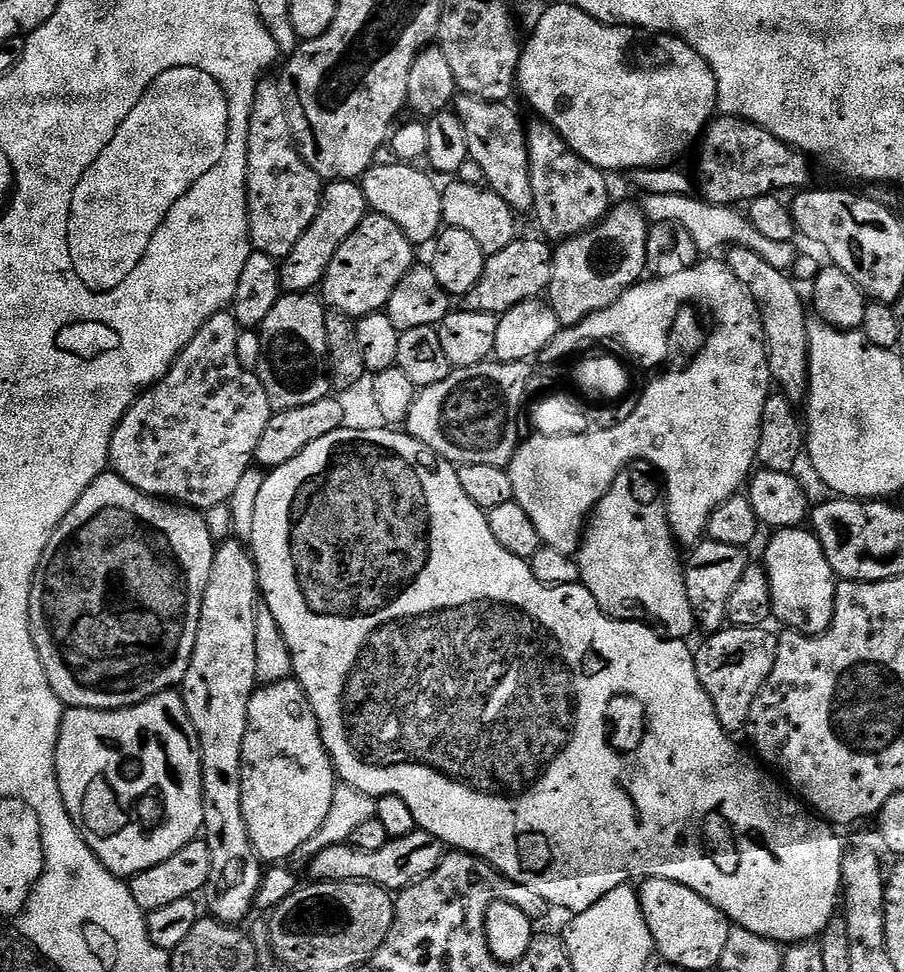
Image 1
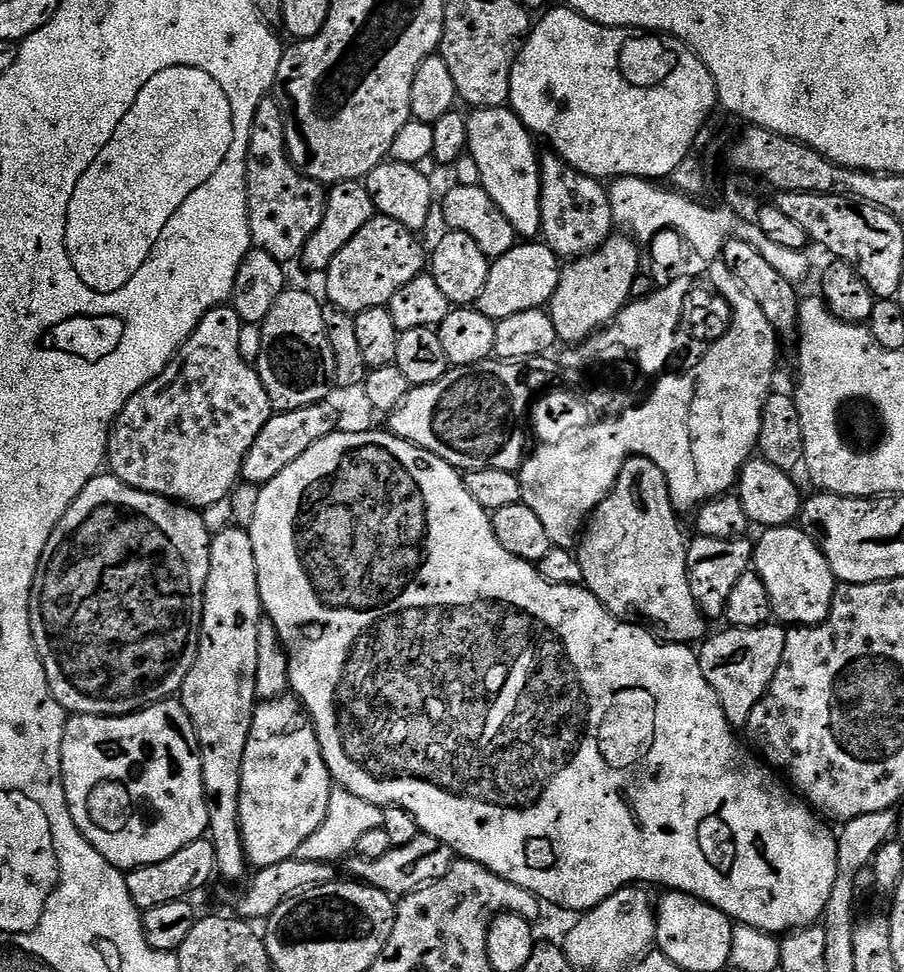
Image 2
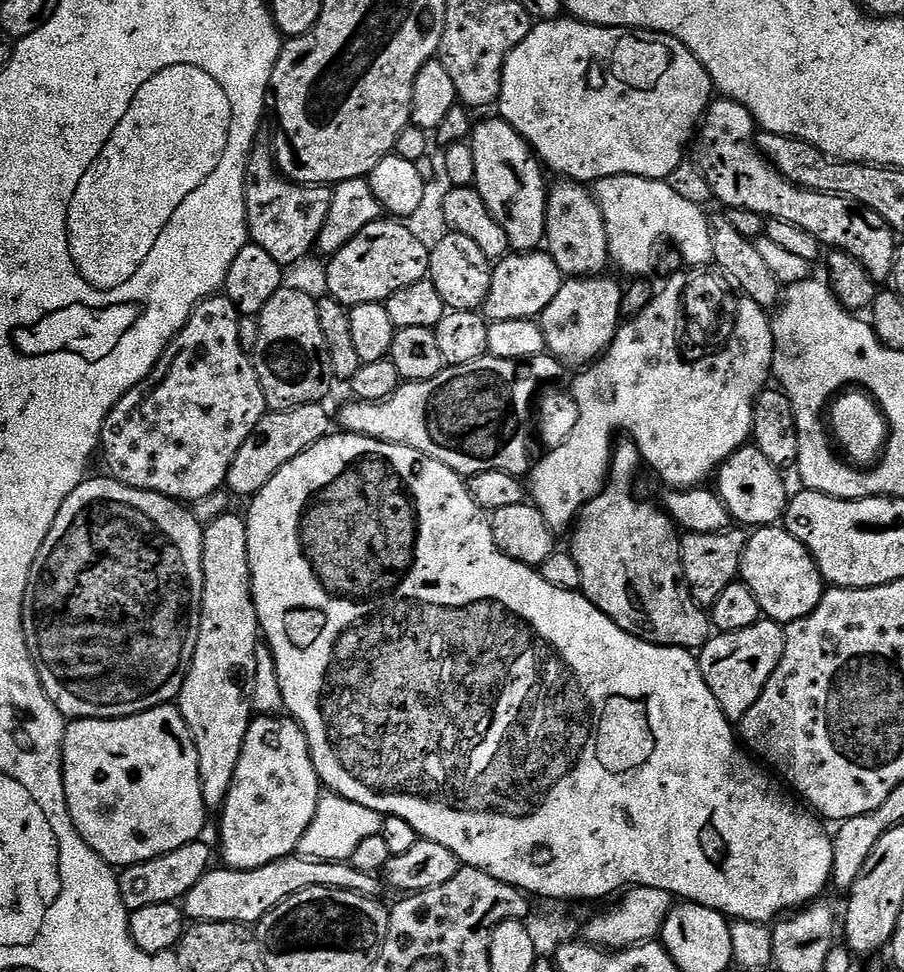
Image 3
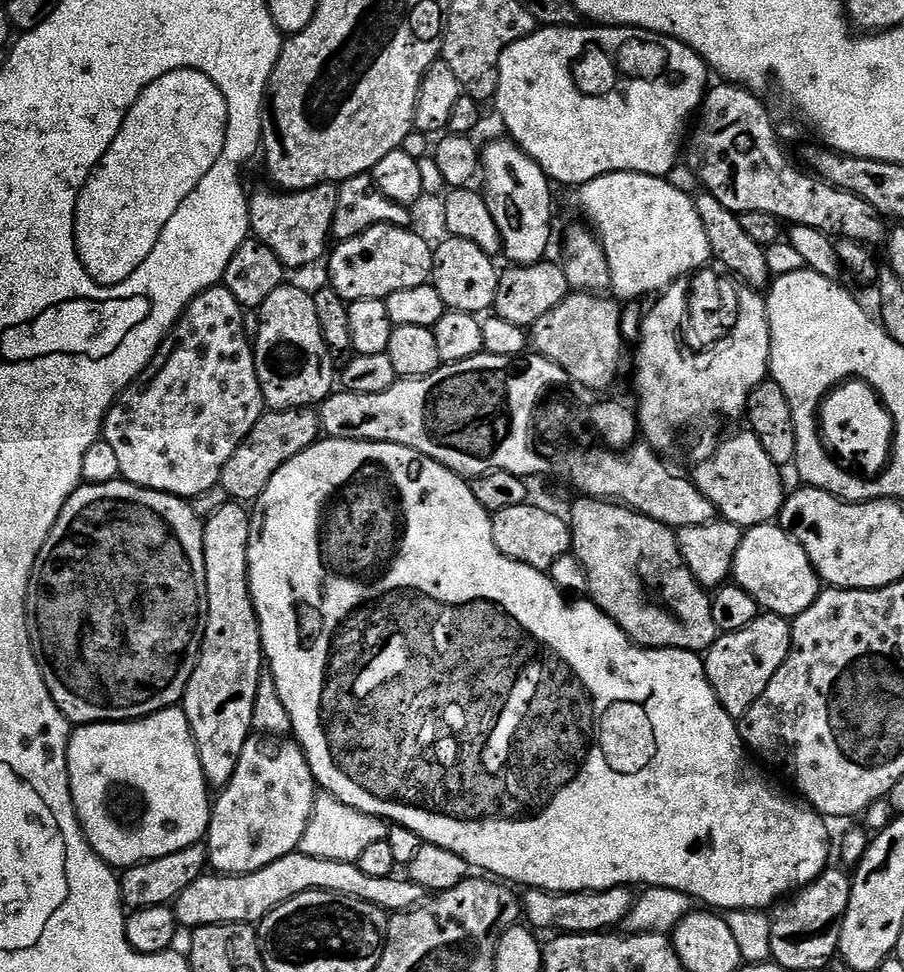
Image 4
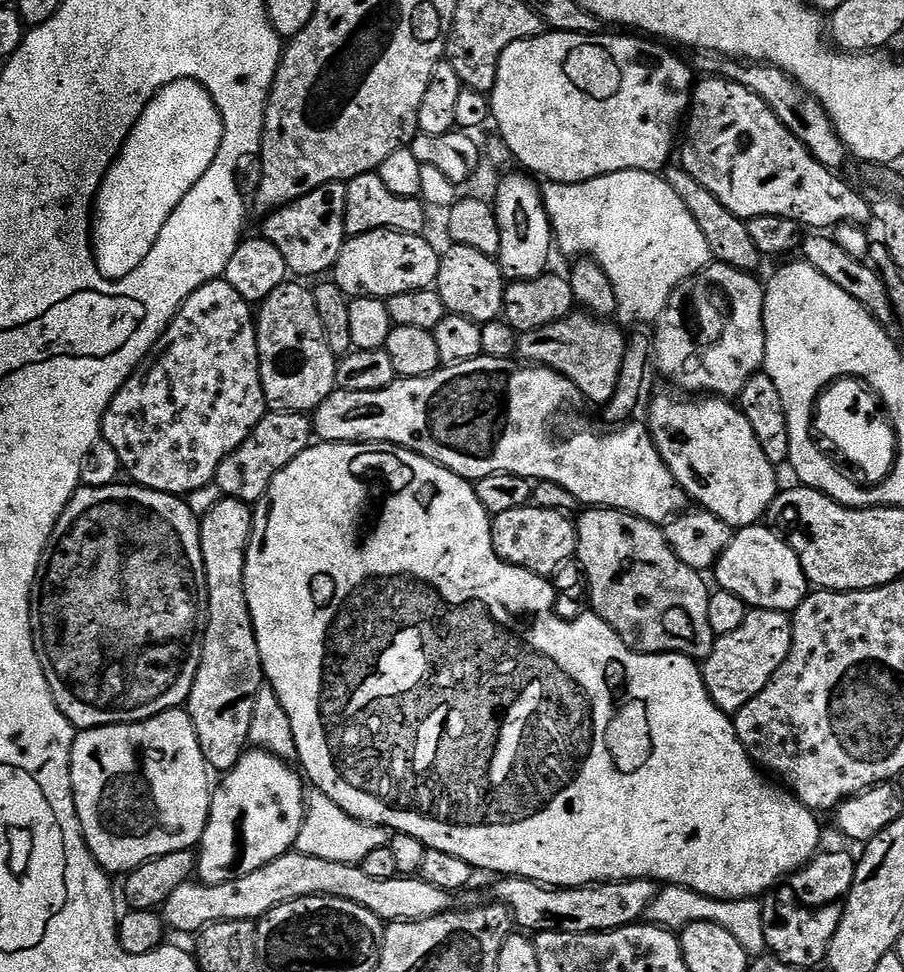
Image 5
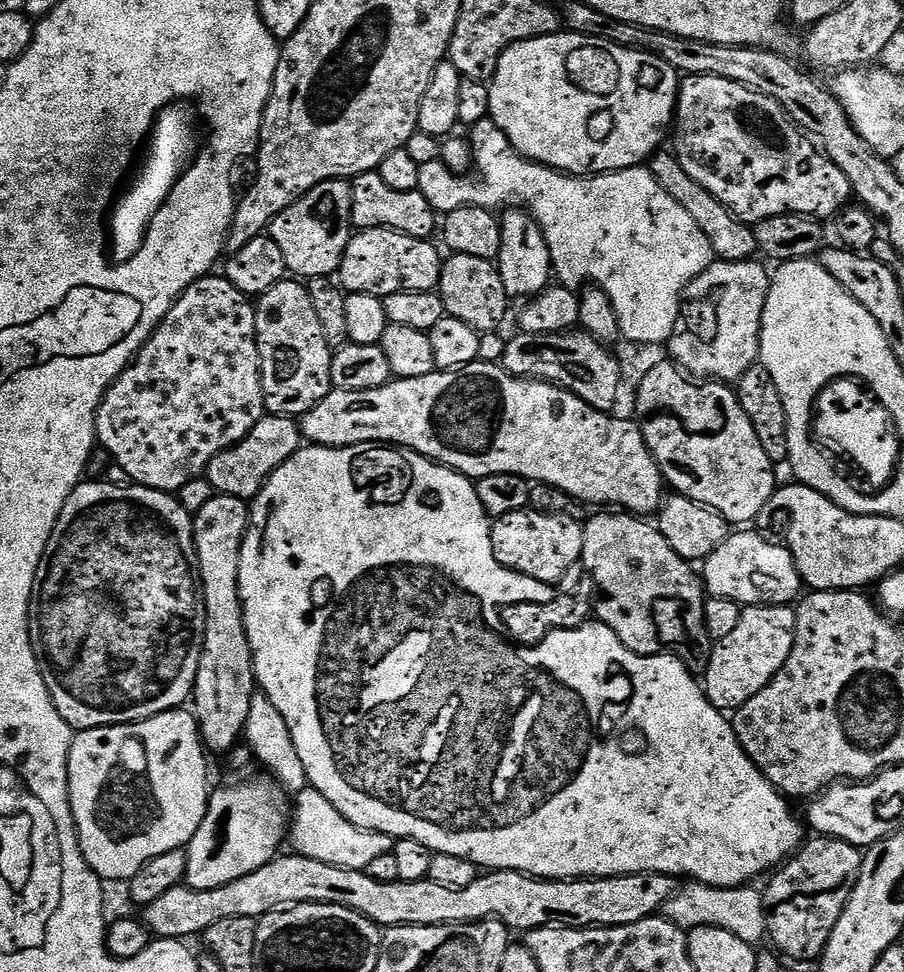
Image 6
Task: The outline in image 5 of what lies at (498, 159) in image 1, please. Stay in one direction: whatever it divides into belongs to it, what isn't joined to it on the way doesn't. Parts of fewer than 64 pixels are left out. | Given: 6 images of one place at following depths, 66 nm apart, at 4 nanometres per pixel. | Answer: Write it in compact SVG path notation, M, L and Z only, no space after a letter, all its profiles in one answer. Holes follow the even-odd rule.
M516 170L513 176L501 178L500 185L496 188L494 207L498 230L502 234L498 263L505 281L533 280L545 275L549 271L548 259L552 252L554 256L554 237L552 224L546 214L541 185L531 175Z

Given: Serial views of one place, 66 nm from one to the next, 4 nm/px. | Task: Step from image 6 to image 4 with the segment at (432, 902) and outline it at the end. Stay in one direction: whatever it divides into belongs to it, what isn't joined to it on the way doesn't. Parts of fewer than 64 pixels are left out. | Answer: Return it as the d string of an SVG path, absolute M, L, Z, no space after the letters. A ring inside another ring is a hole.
M297 850L278 858L278 862L270 862L270 866L262 866L262 870L254 870L250 874L199 876L197 880L190 882L190 886L186 886L186 890L182 890L182 894L174 902L174 911L177 925L181 929L195 930L215 924L255 925L263 920L266 914L282 906L282 902L290 902L290 898L307 892L337 892L343 896L358 898L362 902L370 902L383 908L388 914L407 912L425 899L425 888L407 878L396 879L395 875L369 878L367 874L362 874L362 870L358 870L355 863L310 857ZM631 887L611 888L605 892L543 892L529 888L522 896L522 912L533 929L553 928L556 934L604 932L621 925L632 909L634 892Z

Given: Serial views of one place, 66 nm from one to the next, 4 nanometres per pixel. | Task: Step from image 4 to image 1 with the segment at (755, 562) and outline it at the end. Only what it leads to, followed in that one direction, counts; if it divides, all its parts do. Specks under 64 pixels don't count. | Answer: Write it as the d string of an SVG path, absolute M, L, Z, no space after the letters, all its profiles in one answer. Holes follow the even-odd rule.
M807 527L781 528L771 533L772 541L764 552L762 563L768 572L768 581L772 590L772 615L784 623L785 629L801 632L807 636L820 636L832 624L834 606L836 605L836 585L838 577L830 566L826 554L822 550L816 533Z

